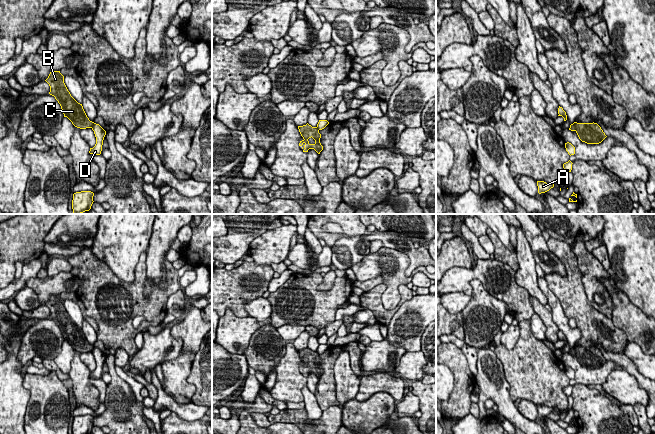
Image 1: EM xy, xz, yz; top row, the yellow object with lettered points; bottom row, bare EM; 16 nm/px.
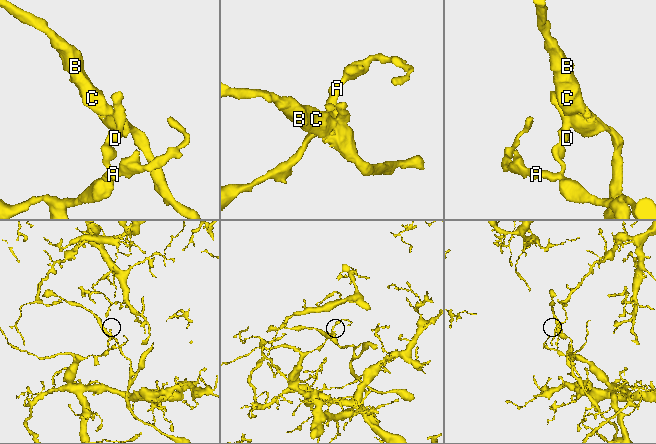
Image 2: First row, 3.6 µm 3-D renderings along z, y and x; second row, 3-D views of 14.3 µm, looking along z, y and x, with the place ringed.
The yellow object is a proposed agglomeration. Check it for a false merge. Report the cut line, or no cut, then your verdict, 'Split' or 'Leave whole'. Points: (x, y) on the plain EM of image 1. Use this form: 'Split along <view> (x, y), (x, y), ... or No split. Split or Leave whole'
Split along xy (94, 347), (91, 351). Split

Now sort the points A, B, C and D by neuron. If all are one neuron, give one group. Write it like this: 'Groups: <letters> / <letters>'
Groups: A D / B C

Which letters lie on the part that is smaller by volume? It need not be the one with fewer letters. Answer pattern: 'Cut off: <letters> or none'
Cut off: B, C

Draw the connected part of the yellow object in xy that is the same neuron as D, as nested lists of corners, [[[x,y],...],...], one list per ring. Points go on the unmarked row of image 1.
[[[96,347],[93,348],[92,354],[94,355],[96,361],[96,368],[93,372],[90,372],[89,377],[94,379],[100,379],[106,355],[99,348]]]

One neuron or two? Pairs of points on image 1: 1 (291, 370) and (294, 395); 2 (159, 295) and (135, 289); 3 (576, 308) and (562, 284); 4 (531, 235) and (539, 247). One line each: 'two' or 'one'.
1: one
2: one
3: one
4: one

